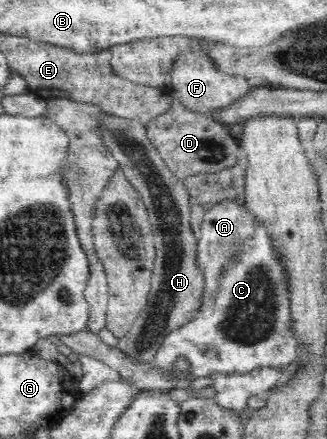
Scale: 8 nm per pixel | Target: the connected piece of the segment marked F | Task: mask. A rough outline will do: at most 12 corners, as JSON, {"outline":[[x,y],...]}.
{"outline":[[181,54],[168,93],[201,115],[249,93],[205,54]]}

